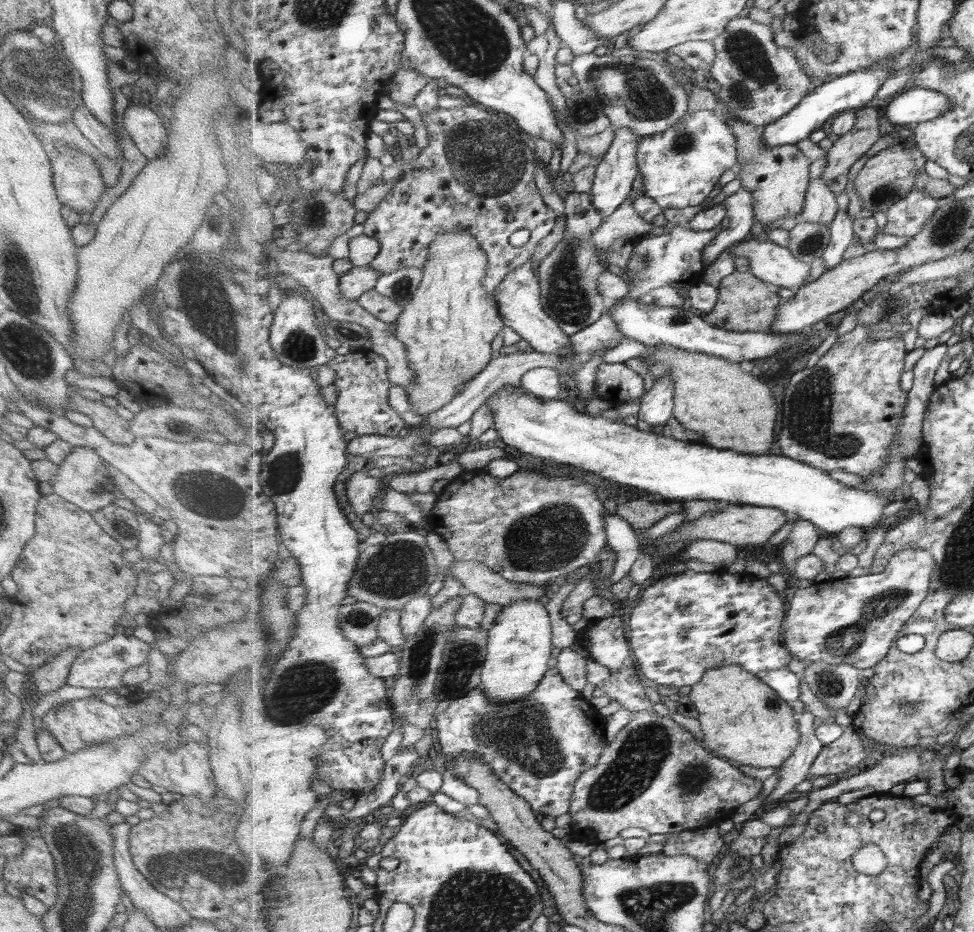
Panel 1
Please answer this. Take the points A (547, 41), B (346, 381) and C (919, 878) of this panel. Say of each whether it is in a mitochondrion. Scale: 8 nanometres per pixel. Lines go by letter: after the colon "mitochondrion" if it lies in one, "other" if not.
A: other
B: other
C: other

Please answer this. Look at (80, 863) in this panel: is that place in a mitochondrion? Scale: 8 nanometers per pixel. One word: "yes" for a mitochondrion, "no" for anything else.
yes

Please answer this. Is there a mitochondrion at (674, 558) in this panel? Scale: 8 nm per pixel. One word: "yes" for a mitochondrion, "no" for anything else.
no

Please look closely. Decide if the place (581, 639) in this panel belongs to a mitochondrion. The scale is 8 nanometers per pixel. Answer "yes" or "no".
no

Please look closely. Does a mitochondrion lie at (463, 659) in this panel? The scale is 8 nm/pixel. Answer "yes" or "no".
yes

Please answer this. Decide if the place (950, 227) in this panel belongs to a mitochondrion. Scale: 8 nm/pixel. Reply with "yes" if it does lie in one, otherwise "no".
yes

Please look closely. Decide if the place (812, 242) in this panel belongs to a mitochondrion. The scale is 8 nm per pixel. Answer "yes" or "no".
yes

